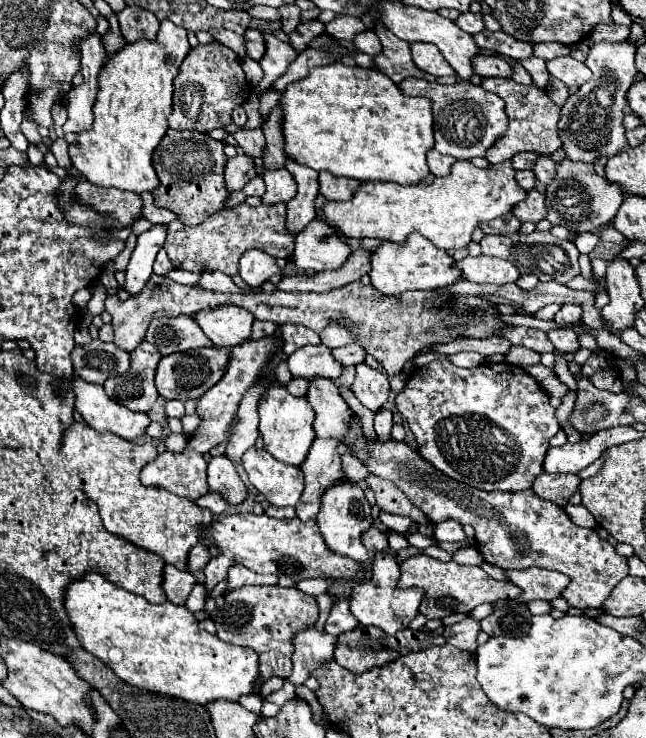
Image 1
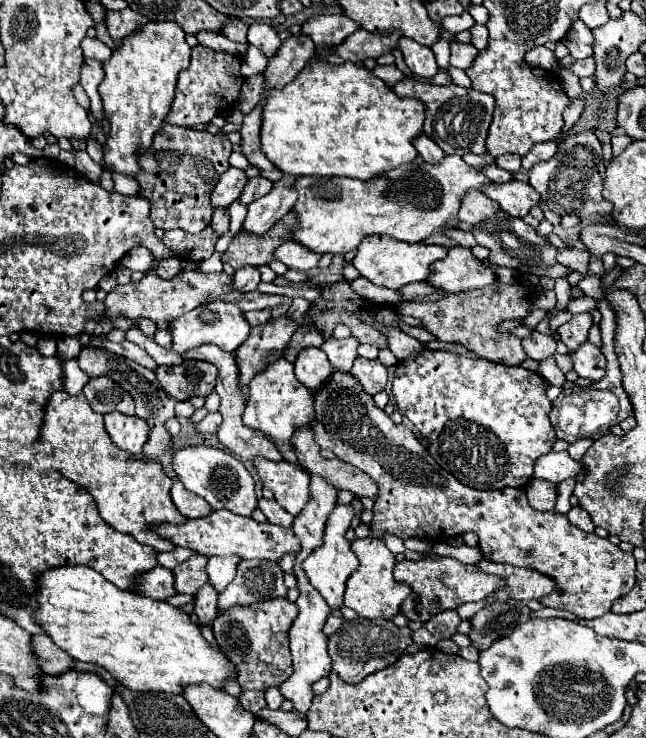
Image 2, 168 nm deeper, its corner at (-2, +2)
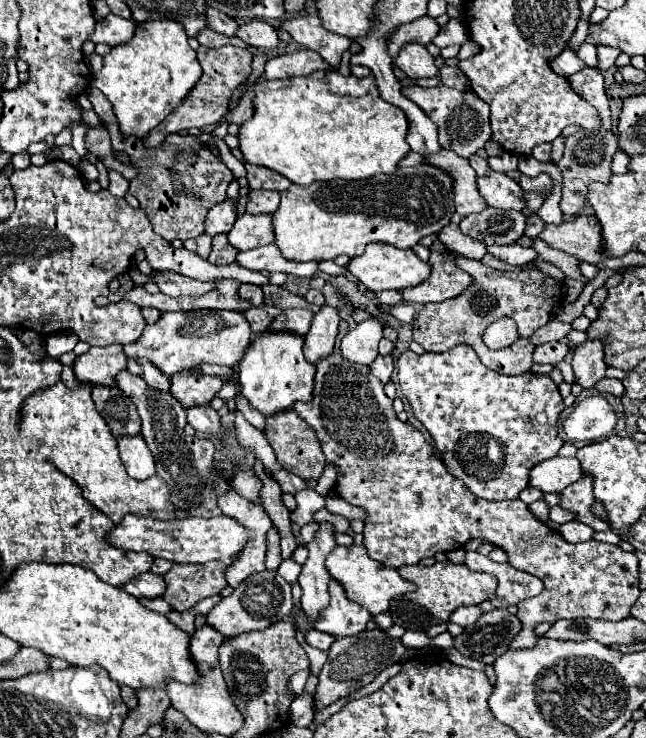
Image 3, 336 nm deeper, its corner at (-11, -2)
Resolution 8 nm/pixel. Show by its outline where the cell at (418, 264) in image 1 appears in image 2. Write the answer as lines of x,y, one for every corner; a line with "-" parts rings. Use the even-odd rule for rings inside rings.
368,237
360,243
352,265
362,273
362,277
372,281
374,285
400,289
414,281
428,281
432,273
432,263
442,257
446,257
446,247
442,245
426,245
422,241
406,245
402,241
394,241
392,237

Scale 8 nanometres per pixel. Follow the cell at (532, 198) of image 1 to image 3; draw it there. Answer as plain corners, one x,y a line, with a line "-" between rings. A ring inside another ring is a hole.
491,171
485,173
485,177
477,175
477,189
489,207
515,211
521,211
525,207
523,189
517,185
515,179
507,177
505,173

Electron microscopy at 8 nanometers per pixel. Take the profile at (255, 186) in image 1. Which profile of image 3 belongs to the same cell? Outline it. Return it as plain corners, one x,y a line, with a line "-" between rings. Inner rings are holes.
251,191
245,211
249,215
275,213
277,207
279,207
279,193
275,193
275,191

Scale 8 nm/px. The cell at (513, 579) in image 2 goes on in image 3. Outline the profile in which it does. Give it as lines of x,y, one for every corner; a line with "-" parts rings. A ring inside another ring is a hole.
467,551
465,565
471,571
485,571
497,579
497,591
491,597
493,607
509,607
511,603
521,603
543,591
543,581
525,571
513,569
509,563
495,563
489,557
479,555
477,551

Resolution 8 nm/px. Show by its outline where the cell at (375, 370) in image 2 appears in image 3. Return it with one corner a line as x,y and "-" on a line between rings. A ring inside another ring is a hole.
379,355
371,363
371,373
377,375
383,383
387,383
391,379
391,373
393,373
393,357
391,355

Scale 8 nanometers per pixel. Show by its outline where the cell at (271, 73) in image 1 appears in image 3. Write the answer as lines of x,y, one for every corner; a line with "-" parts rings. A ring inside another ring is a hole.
251,19
243,25
239,25
237,33
235,33
241,41
245,41
251,47
261,47
261,49
275,49
279,43
277,31
275,27
271,27
267,21
259,21
259,19

